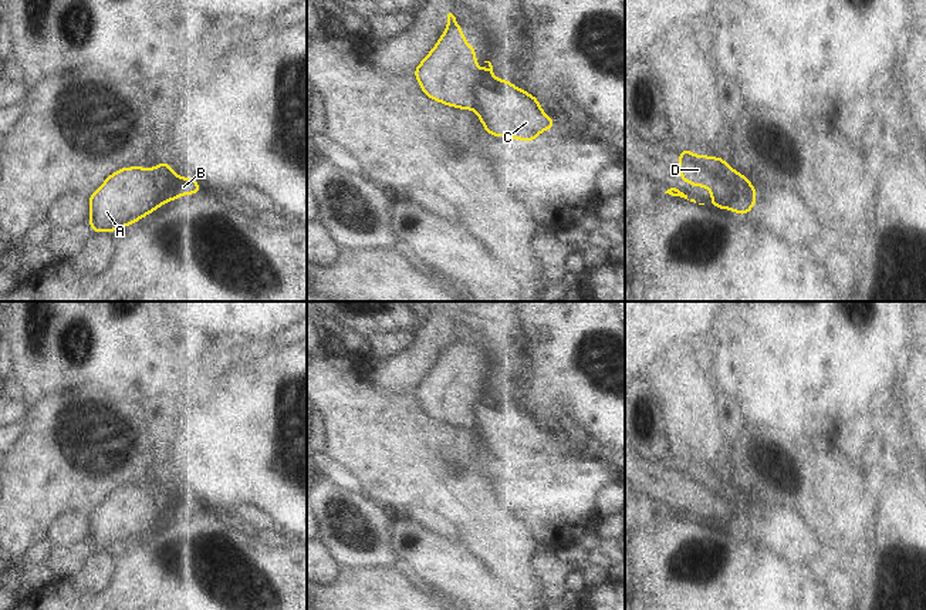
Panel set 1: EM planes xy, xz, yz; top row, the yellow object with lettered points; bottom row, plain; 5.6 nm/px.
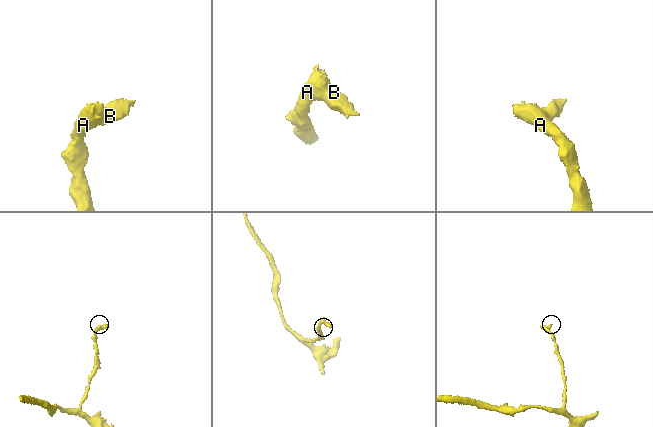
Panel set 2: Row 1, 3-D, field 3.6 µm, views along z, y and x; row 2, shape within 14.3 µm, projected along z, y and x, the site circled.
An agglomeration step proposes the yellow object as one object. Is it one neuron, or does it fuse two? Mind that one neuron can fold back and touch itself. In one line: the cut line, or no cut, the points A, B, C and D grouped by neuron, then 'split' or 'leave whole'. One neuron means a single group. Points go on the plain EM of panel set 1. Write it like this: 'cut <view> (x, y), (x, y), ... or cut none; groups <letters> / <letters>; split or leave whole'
cut xz (492, 394), (485, 401), (477, 401), (473, 405), (473, 427); groups A D / B C; split

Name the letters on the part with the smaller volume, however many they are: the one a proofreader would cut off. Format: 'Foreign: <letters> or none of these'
Foreign: B, C

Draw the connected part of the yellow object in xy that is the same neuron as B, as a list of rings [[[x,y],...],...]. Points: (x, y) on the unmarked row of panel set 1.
[[[168,479],[152,486],[152,498],[159,509],[159,519],[162,522],[173,518],[180,518],[183,512],[200,513],[203,509],[197,505],[193,496],[176,495]]]

